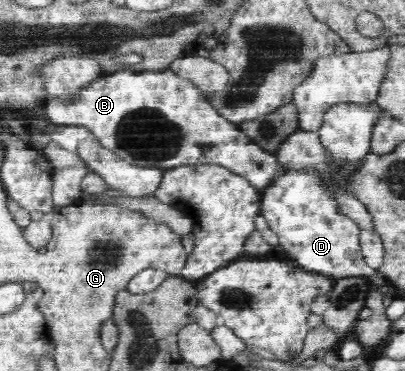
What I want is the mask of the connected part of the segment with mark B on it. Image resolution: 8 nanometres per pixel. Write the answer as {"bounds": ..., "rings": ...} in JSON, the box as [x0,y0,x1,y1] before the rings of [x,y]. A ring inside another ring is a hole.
{"bounds":[45,67,295,192],"rings":[[[170,67],[102,75],[83,97],[67,102],[51,98],[45,111],[50,124],[88,128],[103,147],[139,167],[153,166],[166,171],[179,165],[213,163],[231,169],[261,192],[289,170],[295,170],[281,164],[277,153],[252,142],[237,124],[230,123],[210,105],[199,85],[181,78]]]}

